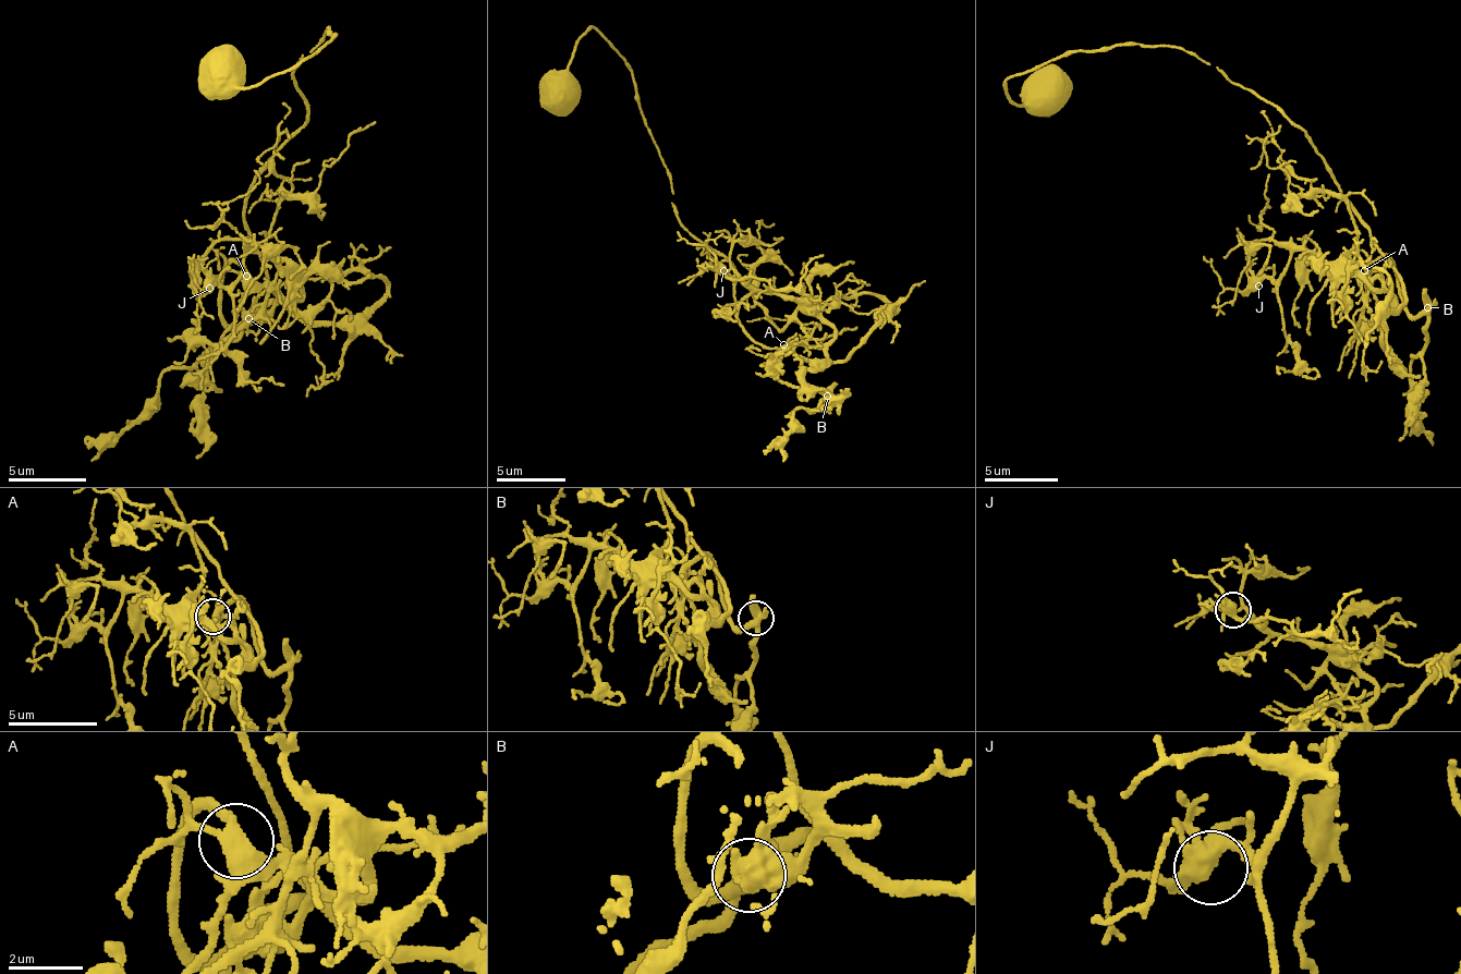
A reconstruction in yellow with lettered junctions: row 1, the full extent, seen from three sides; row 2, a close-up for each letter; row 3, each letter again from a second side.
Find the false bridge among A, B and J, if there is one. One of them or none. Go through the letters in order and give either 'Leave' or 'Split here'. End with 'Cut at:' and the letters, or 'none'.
A: Leave
B: Leave
J: Leave
Cut at: none

